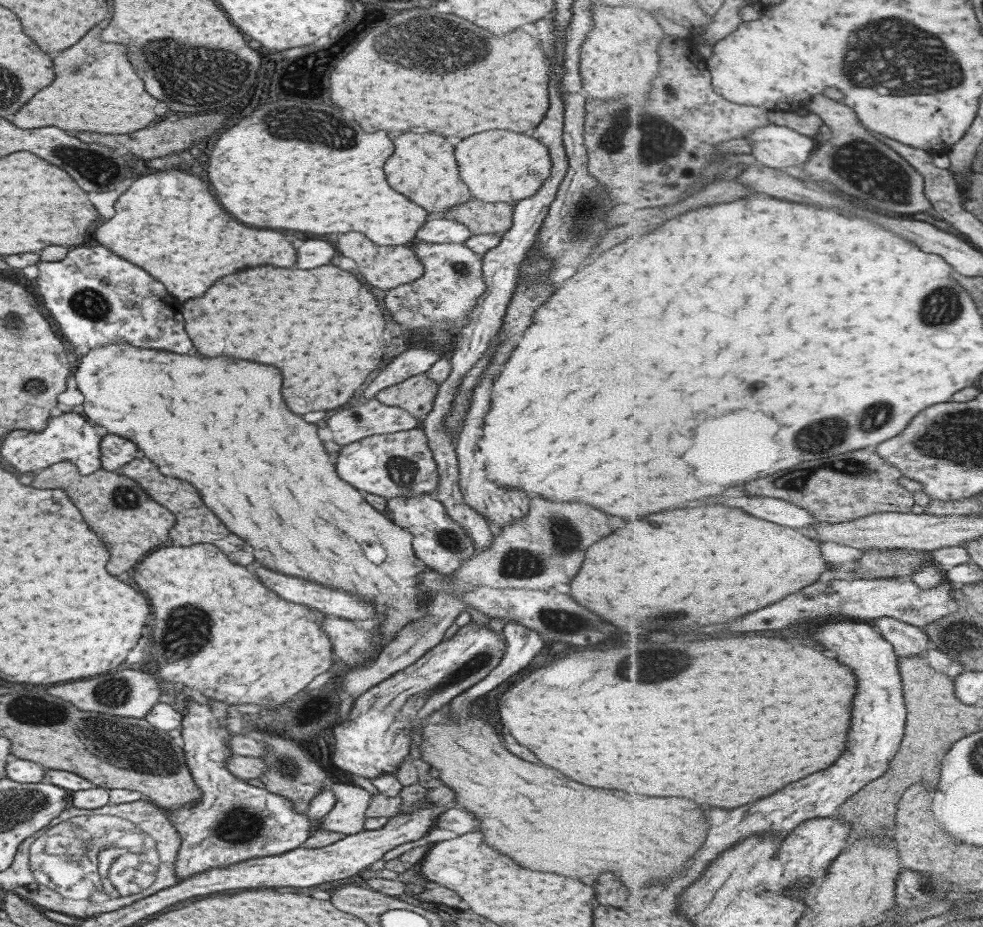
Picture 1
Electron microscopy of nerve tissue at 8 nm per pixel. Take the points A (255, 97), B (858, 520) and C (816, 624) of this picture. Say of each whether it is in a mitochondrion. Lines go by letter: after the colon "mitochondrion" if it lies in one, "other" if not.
A: mitochondrion
B: other
C: other

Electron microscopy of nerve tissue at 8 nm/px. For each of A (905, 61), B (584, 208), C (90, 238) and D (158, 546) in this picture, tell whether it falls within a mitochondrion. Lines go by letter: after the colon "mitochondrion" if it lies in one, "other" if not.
A: mitochondrion
B: mitochondrion
C: other
D: other

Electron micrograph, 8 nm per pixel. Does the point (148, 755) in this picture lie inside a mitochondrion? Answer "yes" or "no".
yes

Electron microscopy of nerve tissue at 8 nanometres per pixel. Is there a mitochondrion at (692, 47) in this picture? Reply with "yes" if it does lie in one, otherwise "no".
no

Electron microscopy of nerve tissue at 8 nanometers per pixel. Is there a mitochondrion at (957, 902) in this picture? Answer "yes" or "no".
no

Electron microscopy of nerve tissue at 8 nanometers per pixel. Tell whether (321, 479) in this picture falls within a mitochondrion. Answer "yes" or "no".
no

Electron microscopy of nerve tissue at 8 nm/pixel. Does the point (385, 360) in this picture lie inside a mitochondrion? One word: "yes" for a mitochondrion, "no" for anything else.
no

